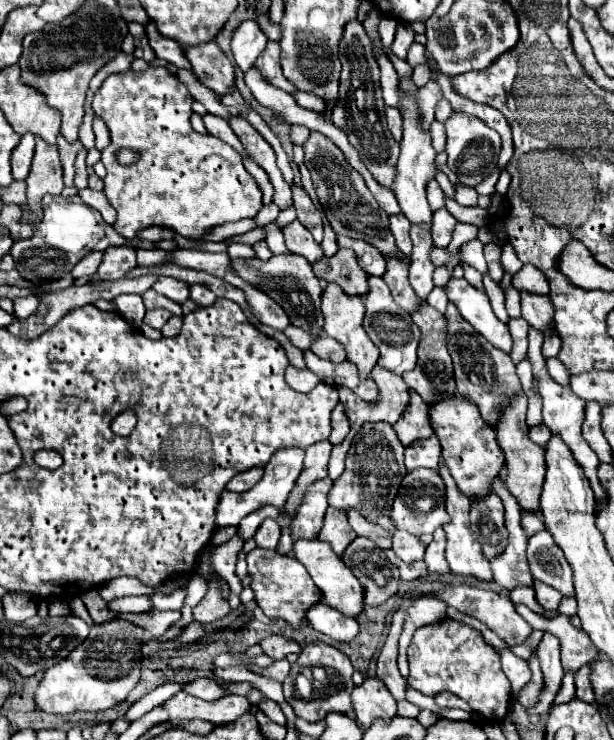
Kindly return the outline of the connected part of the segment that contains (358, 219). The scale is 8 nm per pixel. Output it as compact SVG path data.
M310 132L310 138L304 144L304 152L306 152L304 164L312 174L318 200L334 232L366 240L368 244L376 246L382 254L396 254L408 262L408 256L402 256L400 250L396 250L394 238L388 230L388 214L376 204L362 176L344 160L344 154L320 132Z

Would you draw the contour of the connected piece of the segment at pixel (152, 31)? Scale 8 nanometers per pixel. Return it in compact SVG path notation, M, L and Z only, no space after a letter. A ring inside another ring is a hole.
M150 20L144 24L146 28L146 36L148 36L148 42L152 46L152 50L156 52L158 58L174 64L176 68L190 68L188 66L188 60L184 58L184 48L178 44L178 42L172 42L172 38L164 38L158 30L156 30L156 24Z

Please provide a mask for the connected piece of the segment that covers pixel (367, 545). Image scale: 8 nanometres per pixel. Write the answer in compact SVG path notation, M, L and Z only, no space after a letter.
M358 536L352 546L344 550L342 560L360 580L364 588L364 602L368 606L380 606L398 592L398 568L370 538Z

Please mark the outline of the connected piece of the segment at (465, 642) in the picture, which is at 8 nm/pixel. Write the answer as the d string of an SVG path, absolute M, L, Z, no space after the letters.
M444 618L434 624L420 626L408 646L410 676L408 684L426 696L444 690L460 696L484 720L500 722L510 706L510 682L500 666L500 654L486 644L478 630L452 630L452 620Z

